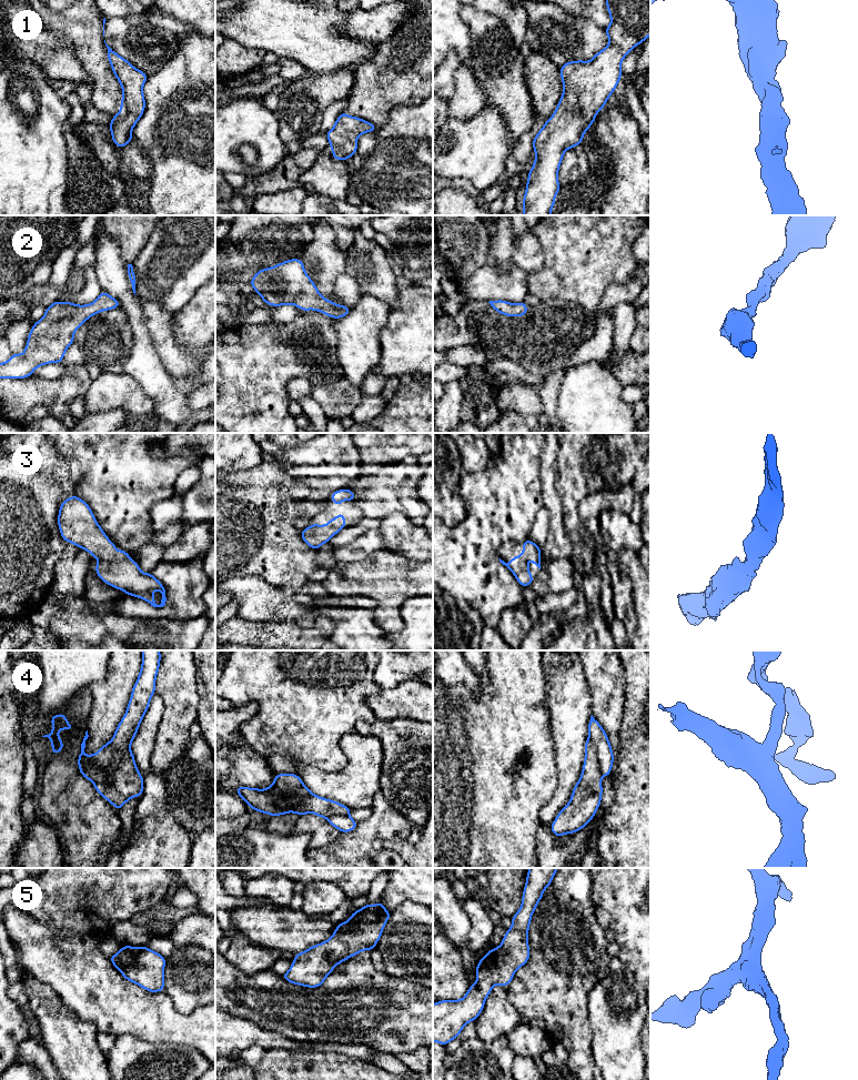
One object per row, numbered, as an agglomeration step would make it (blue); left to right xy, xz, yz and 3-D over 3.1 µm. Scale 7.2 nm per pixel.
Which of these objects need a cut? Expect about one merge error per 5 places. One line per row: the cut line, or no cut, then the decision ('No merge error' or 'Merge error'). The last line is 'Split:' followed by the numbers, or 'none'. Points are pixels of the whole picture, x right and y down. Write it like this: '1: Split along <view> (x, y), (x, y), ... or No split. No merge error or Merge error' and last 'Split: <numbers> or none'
1: No split. No merge error
2: No split. No merge error
3: No split. No merge error
4: Split along yz (588, 737), (595, 745), (599, 769), (603, 775). Merge error
5: No split. No merge error
Split: 4

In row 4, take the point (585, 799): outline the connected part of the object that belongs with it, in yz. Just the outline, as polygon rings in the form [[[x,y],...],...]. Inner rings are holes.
[[[588,737],[585,741],[583,770],[572,791],[571,800],[551,825],[555,836],[574,834],[592,821],[603,797],[602,778],[597,748]]]

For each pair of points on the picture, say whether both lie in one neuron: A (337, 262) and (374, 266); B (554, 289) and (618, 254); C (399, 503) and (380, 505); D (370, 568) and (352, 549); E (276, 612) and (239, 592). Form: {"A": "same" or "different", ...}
{"A": "different", "B": "same", "C": "same", "D": "different", "E": "same"}

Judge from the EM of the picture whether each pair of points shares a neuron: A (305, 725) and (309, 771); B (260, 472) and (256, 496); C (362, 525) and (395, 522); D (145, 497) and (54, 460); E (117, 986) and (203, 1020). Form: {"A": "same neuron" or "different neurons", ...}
{"A": "different neurons", "B": "different neurons", "C": "different neurons", "D": "different neurons", "E": "same neuron"}

